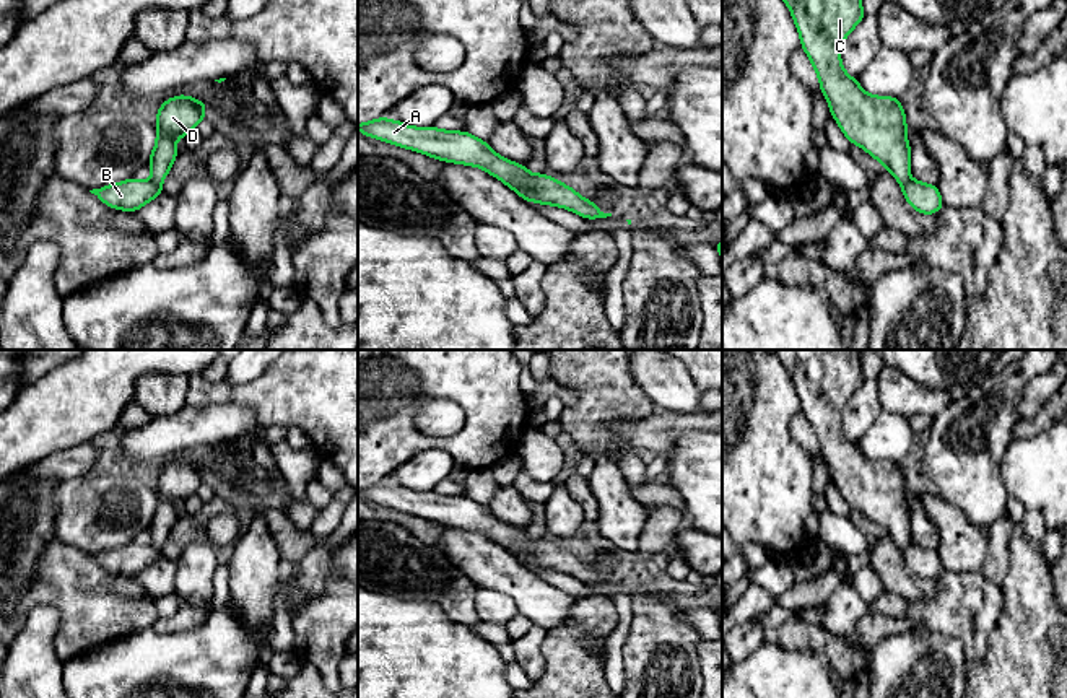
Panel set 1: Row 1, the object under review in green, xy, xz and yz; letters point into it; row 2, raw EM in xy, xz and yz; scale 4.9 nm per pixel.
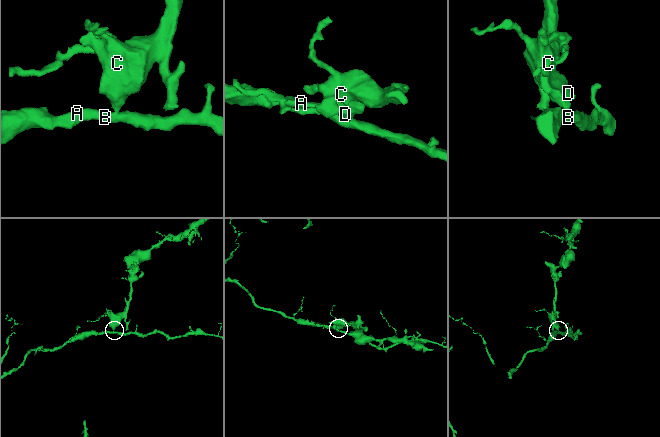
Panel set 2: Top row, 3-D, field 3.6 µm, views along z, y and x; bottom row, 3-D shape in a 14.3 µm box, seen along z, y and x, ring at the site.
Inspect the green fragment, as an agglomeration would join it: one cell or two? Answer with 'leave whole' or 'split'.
split

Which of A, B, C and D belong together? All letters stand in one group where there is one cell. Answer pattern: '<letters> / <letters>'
A B / C D

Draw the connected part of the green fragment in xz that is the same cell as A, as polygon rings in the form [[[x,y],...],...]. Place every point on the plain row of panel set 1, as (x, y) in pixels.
[[[384,480],[358,488],[358,495],[366,501],[415,514],[441,526],[481,532],[527,566],[561,571],[589,584],[612,581],[555,542],[543,537],[530,539],[524,529],[504,524],[490,513],[488,506],[468,496],[439,495],[434,490],[410,491],[398,483],[390,485]]]

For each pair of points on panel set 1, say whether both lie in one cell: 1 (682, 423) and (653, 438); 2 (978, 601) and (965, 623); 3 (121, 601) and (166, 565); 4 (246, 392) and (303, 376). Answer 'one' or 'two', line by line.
1: one
2: one
3: two
4: one

